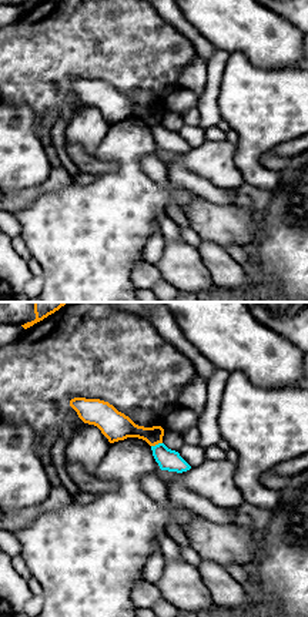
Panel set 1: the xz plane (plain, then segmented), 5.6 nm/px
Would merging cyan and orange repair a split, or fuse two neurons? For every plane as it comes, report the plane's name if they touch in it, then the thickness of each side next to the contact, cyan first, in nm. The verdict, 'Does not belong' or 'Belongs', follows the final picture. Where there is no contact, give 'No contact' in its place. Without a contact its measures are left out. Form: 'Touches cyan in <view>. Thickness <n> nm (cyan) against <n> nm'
Touches cyan in xz. Thickness 120 nm (cyan) against 160 nm

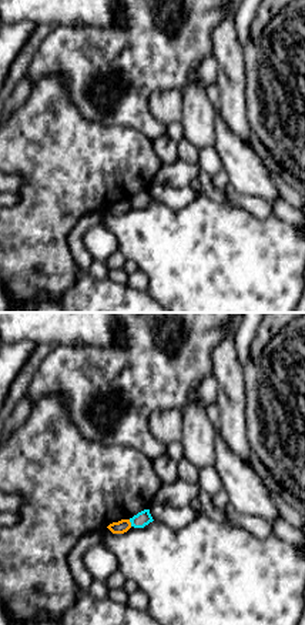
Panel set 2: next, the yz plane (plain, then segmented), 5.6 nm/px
Touches cyan in yz. Thickness 90 nm (cyan) against 70 nm

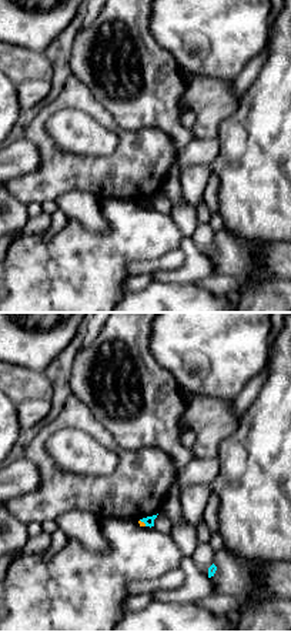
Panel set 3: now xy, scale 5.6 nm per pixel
Touches cyan in xy. Thickness 60 nm (cyan) against 30 nm

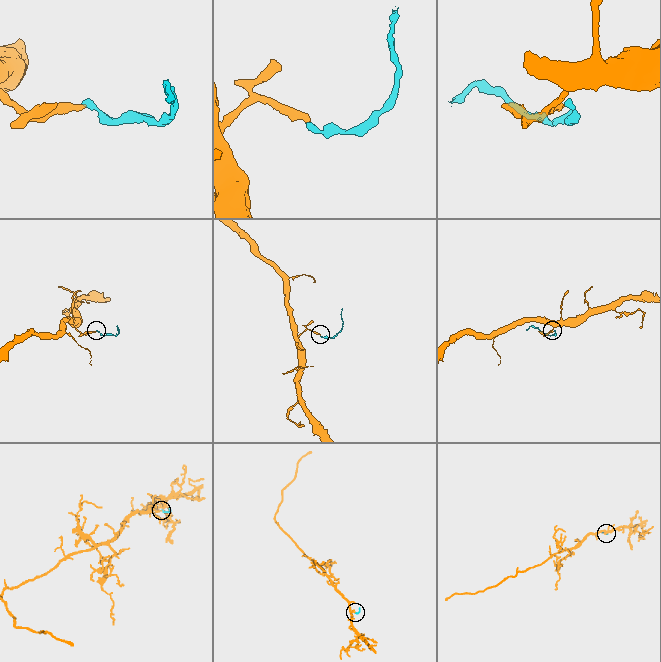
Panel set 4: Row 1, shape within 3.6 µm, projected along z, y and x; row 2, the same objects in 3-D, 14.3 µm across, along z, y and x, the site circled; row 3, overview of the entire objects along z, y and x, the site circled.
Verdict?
Does not belong

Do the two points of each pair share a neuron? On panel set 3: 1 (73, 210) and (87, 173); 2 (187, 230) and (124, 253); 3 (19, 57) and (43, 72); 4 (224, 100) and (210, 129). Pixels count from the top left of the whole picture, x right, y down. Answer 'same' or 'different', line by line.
1: different
2: different
3: same
4: same

